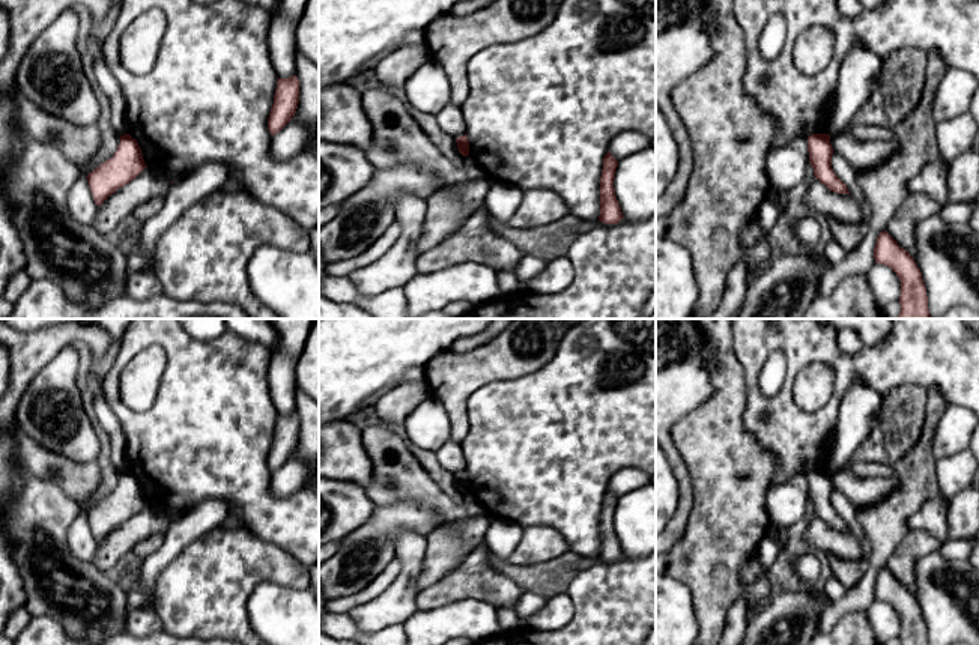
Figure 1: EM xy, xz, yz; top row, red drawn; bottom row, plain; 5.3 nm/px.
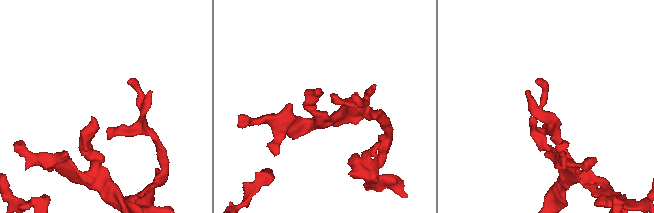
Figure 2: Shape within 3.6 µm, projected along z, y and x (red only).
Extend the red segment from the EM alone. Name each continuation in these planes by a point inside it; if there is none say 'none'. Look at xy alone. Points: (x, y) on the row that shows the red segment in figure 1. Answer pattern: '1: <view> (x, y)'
none

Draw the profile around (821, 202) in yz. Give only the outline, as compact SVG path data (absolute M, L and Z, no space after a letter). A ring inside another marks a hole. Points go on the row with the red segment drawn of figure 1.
M815 177L805 191L805 204L818 218L833 218L844 224L863 220L860 206L850 194L833 192Z

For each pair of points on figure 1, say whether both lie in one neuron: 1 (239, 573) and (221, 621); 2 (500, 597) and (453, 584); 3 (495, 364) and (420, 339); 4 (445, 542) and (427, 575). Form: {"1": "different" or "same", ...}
{"1": "same", "2": "same", "3": "different", "4": "same"}

